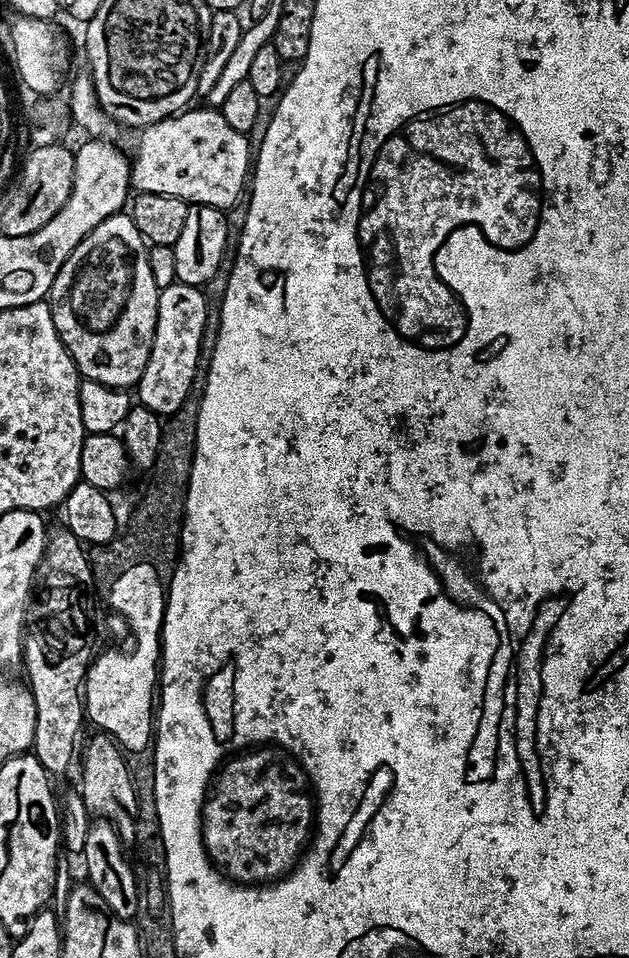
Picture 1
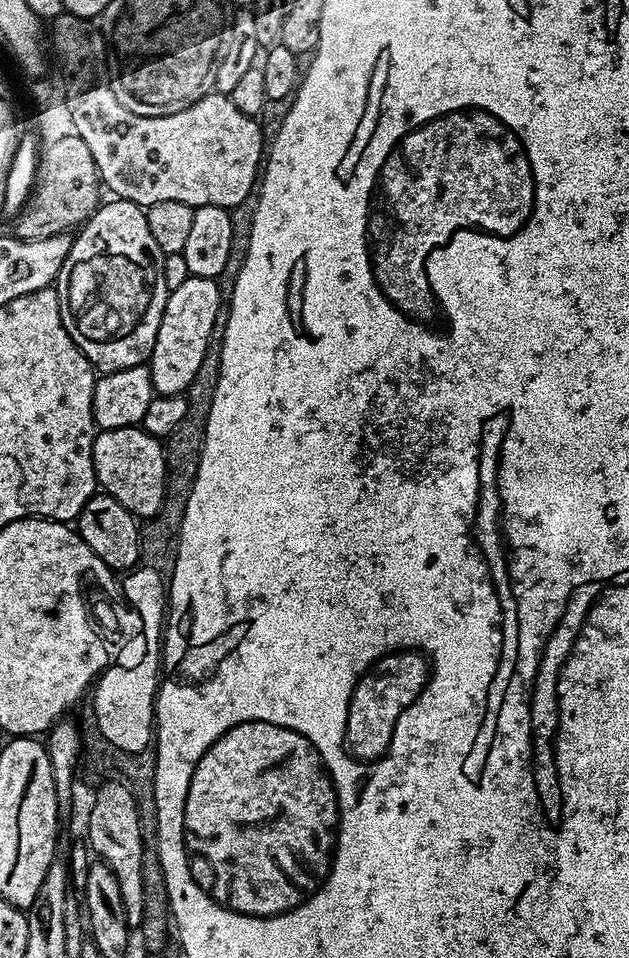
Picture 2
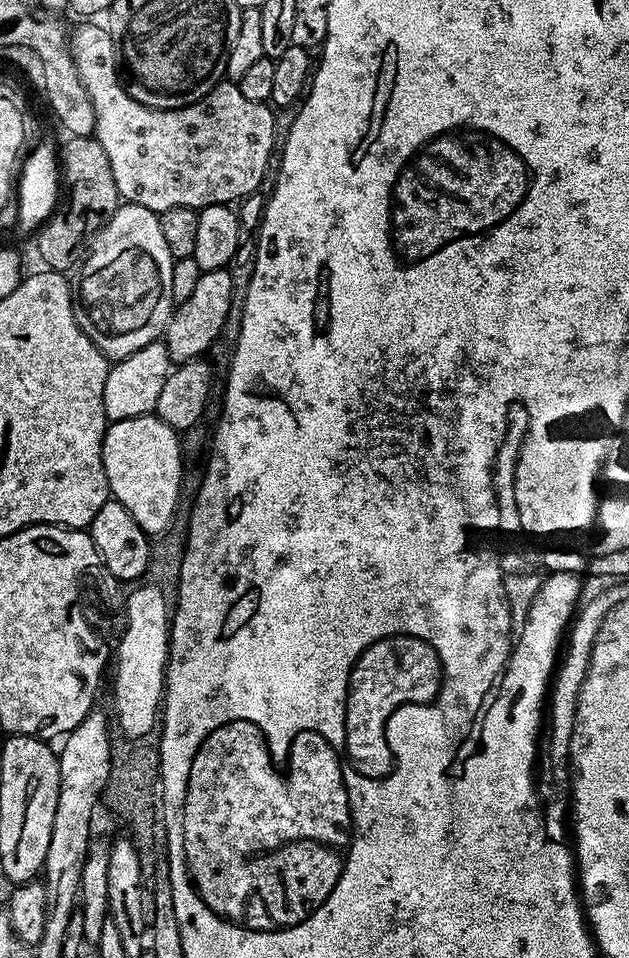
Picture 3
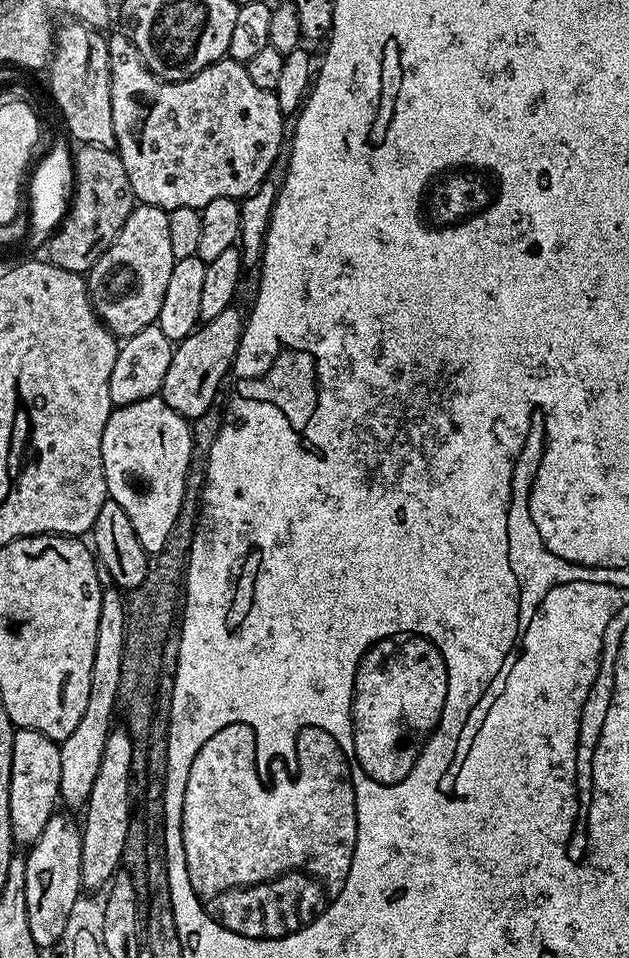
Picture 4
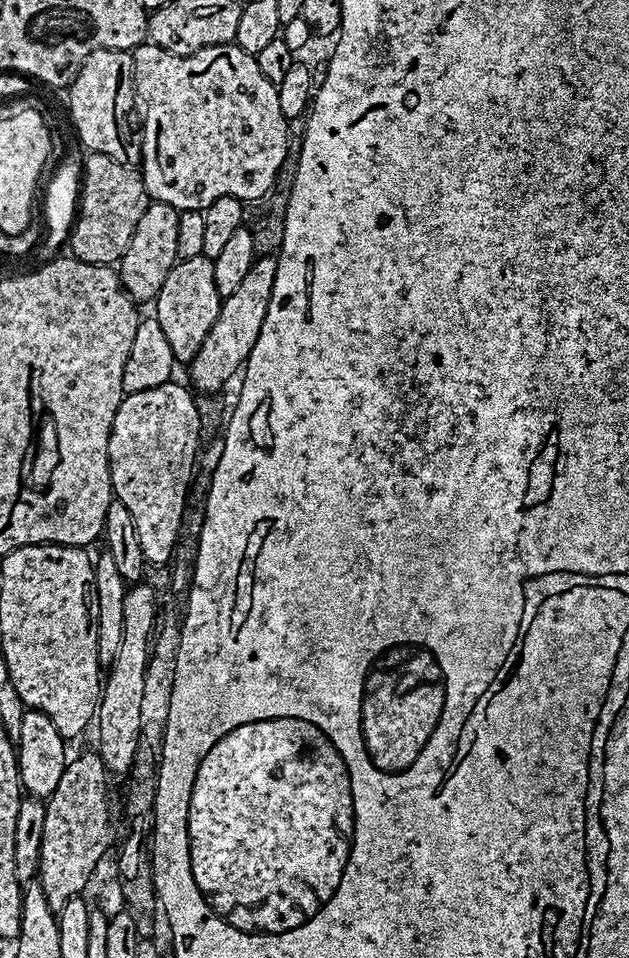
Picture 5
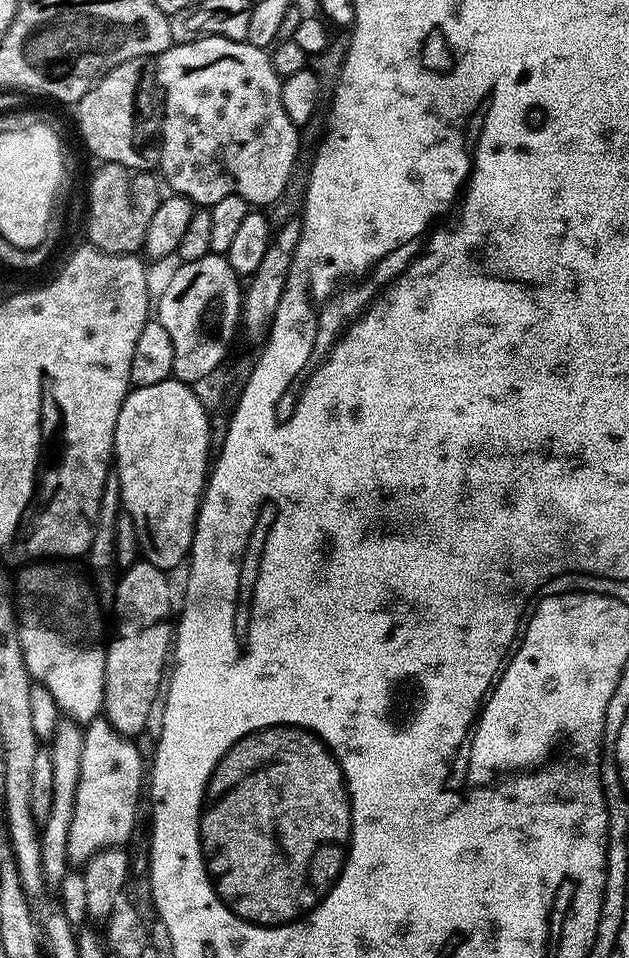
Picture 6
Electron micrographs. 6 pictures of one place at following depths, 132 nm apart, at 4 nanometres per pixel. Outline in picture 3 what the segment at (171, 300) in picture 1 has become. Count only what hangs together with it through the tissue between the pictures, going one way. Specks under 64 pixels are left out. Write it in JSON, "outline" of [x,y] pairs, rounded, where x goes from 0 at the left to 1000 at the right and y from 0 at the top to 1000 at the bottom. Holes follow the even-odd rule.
{"outline":[[[361,279],[332,280],[320,283],[315,299],[308,299],[302,311],[278,318],[273,332],[264,343],[267,368],[277,378],[291,378],[323,373],[335,364],[337,358],[359,336],[359,324],[366,324],[369,306],[369,285]]]}

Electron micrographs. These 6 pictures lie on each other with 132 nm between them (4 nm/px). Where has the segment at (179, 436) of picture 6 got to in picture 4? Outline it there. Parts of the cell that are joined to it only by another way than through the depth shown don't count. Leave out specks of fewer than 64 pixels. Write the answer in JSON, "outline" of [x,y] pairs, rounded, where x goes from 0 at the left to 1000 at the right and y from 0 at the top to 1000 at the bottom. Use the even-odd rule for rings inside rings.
{"outline":[[[250,411],[226,420],[180,425],[169,449],[162,449],[162,486],[169,495],[169,507],[175,521],[200,532],[200,541],[207,541],[207,549],[213,549],[219,566],[226,566],[231,576],[237,578],[258,574],[258,570],[264,570],[264,562],[270,562],[270,553],[277,553],[277,545],[289,528],[304,477],[305,448],[300,439],[270,428],[259,413]]]}

